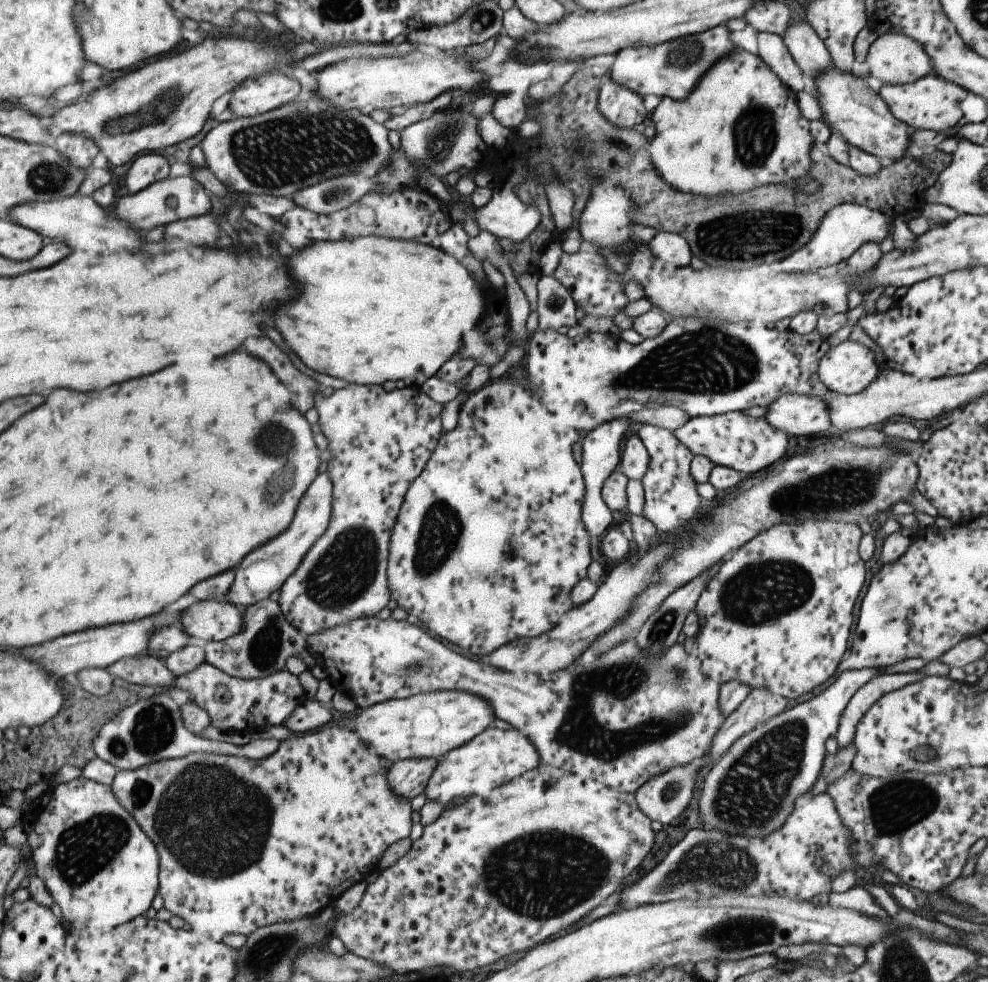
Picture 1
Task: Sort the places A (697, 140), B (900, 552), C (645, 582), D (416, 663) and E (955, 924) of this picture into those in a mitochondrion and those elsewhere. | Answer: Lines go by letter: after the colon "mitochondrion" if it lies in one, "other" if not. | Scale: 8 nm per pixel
A: other
B: other
C: other
D: mitochondrion
E: other

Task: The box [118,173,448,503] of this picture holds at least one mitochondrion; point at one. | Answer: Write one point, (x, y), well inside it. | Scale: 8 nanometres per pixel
(278, 440)

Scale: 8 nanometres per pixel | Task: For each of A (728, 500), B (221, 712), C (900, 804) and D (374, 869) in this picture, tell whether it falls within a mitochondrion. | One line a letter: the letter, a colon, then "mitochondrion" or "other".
A: other
B: other
C: mitochondrion
D: other

